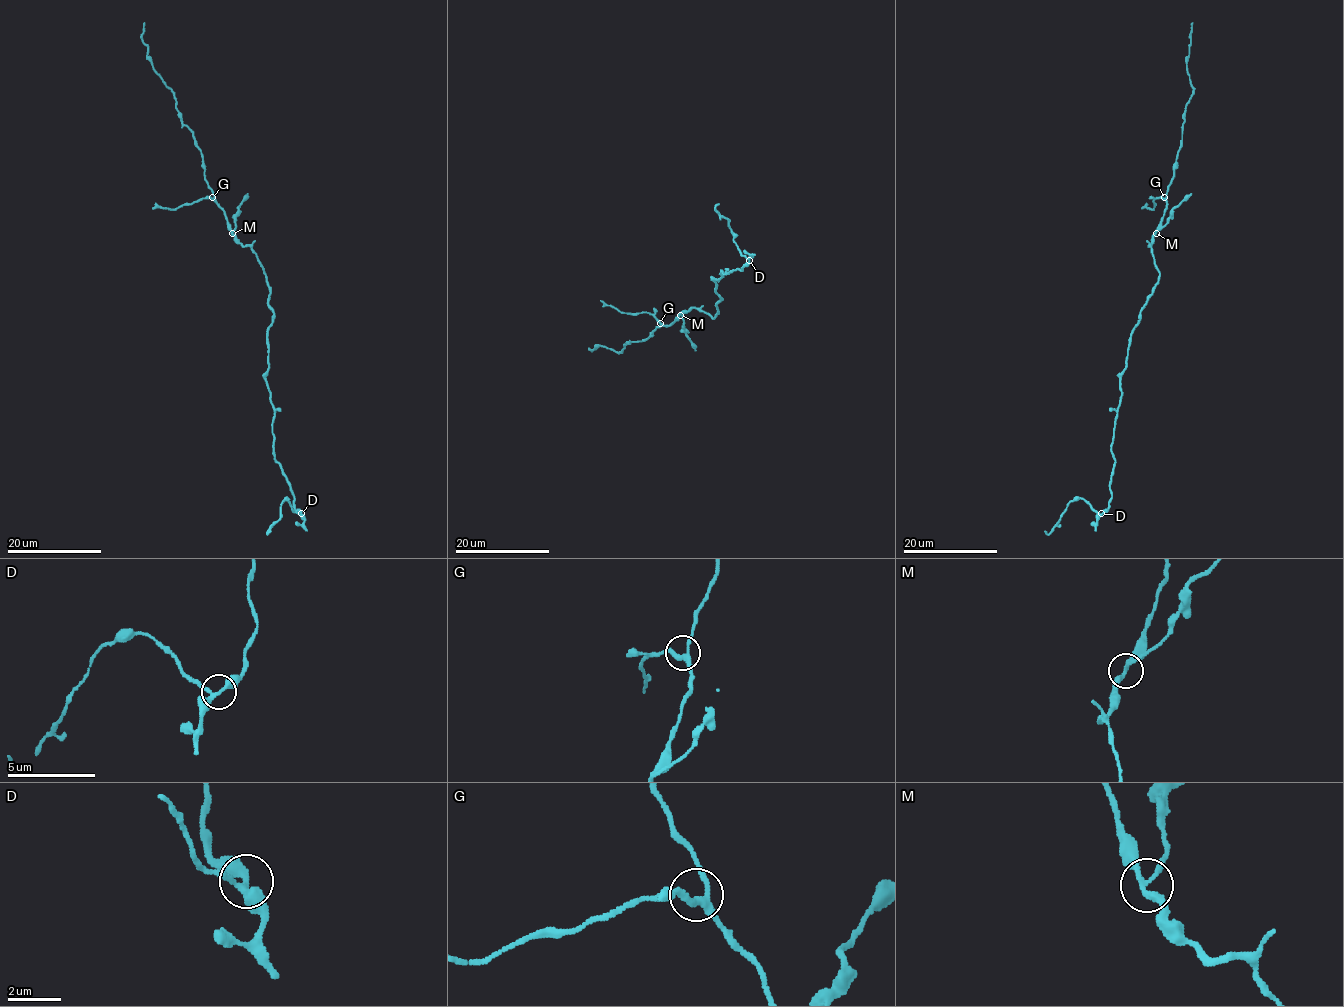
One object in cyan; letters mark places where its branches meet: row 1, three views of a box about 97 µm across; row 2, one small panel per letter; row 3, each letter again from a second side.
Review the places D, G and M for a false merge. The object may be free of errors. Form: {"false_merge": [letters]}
{"false_merge": ["M"]}

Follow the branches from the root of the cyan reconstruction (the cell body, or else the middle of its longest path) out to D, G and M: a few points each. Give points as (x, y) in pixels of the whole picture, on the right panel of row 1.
D: (1149, 298), (1132, 331), (1120, 377), (1122, 397), (1111, 446), (1116, 461), (1110, 485), (1112, 496), (1101, 513)
G: (1149, 298), (1159, 274), (1149, 246), (1167, 207), (1164, 197)
M: (1149, 298), (1159, 274), (1149, 246), (1156, 233)

